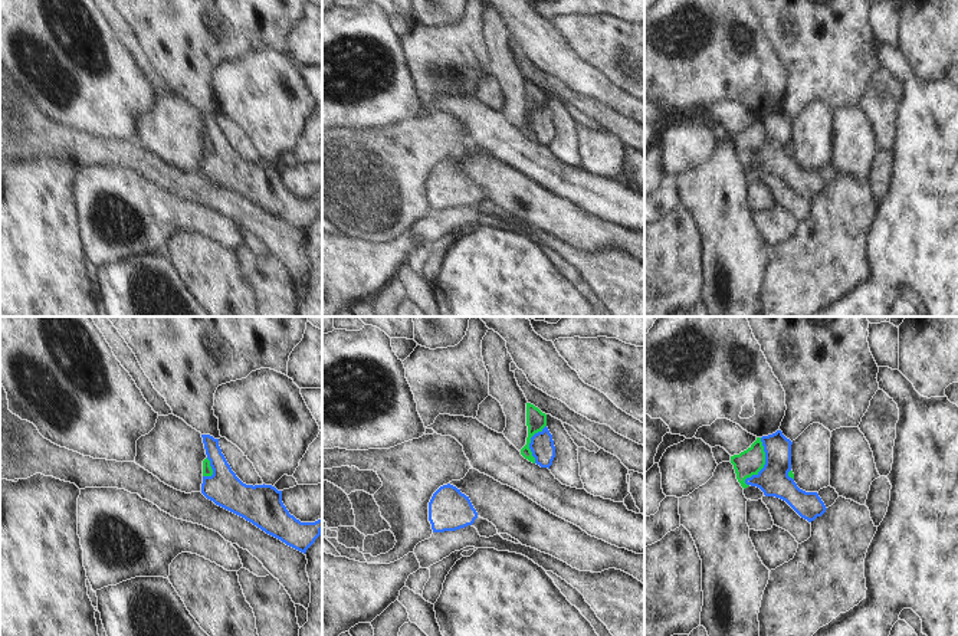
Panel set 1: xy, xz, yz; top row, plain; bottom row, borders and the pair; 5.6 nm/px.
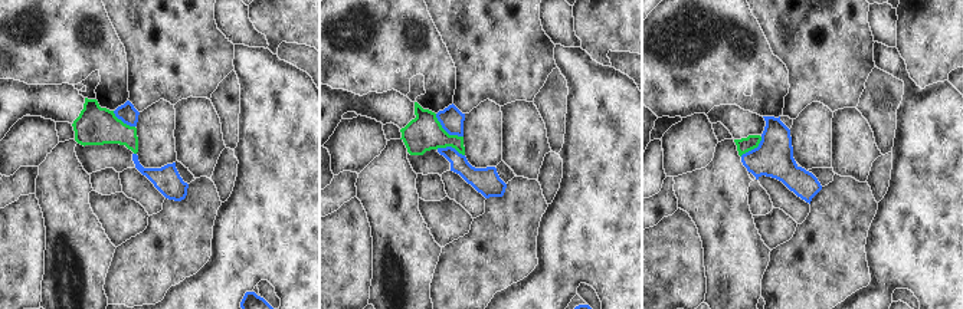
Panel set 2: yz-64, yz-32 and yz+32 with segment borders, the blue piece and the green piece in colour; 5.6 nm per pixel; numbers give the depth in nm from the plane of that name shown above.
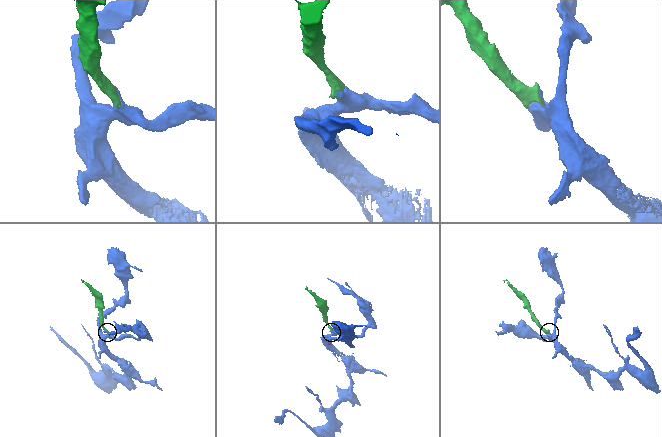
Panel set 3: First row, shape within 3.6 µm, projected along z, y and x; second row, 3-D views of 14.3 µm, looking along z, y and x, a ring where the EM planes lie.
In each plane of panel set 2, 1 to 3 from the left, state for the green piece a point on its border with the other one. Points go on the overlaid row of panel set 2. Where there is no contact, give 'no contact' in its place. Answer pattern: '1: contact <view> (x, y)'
1: contact yz-64 (123, 121)
2: contact yz-32 (446, 131)
3: contact yz+32 (754, 148)

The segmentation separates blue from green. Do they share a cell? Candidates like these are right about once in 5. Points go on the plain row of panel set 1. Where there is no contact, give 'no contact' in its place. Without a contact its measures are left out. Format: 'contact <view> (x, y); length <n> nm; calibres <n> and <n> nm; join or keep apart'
contact yz (765, 141); length 280 nm; calibres 180 and 150 nm; keep apart

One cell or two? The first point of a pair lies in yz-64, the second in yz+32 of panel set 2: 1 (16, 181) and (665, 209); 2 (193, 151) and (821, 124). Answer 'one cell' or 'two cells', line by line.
1: one cell
2: two cells

